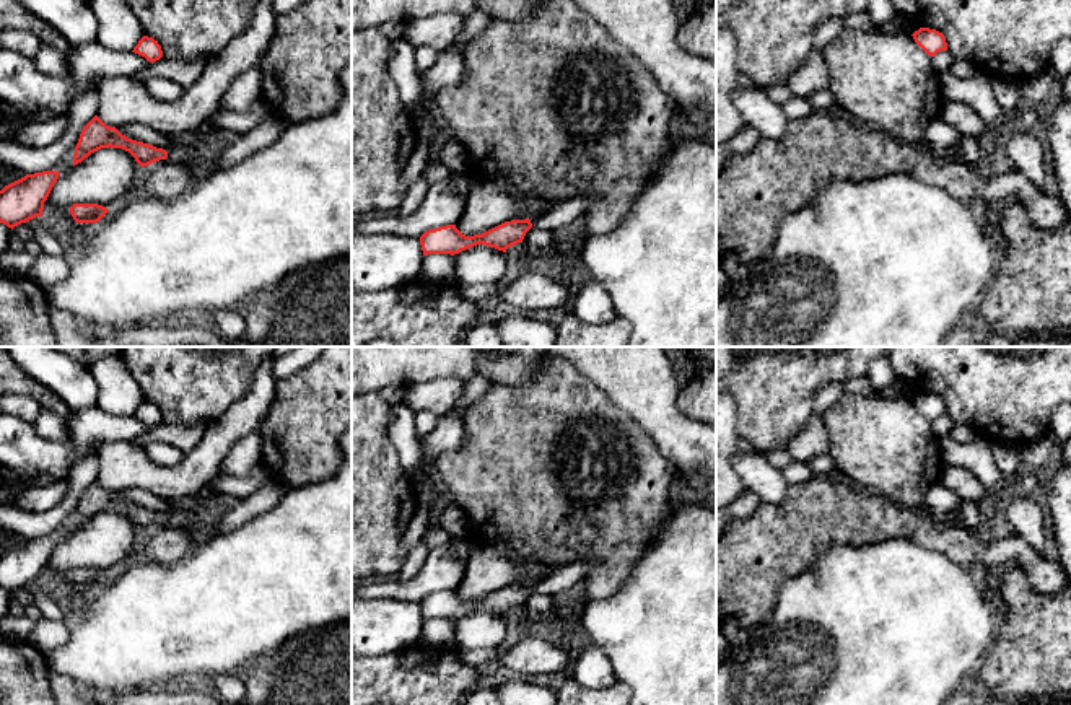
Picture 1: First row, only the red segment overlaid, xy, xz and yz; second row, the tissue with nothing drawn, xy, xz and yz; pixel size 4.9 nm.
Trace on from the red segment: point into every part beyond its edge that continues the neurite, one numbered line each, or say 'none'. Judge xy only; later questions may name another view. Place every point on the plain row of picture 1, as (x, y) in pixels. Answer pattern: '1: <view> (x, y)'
1: xy (186, 520)

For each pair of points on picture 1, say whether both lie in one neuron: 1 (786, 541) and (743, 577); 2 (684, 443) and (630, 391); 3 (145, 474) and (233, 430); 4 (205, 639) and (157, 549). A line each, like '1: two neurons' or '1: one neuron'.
1: one neuron
2: one neuron
3: one neuron
4: two neurons

